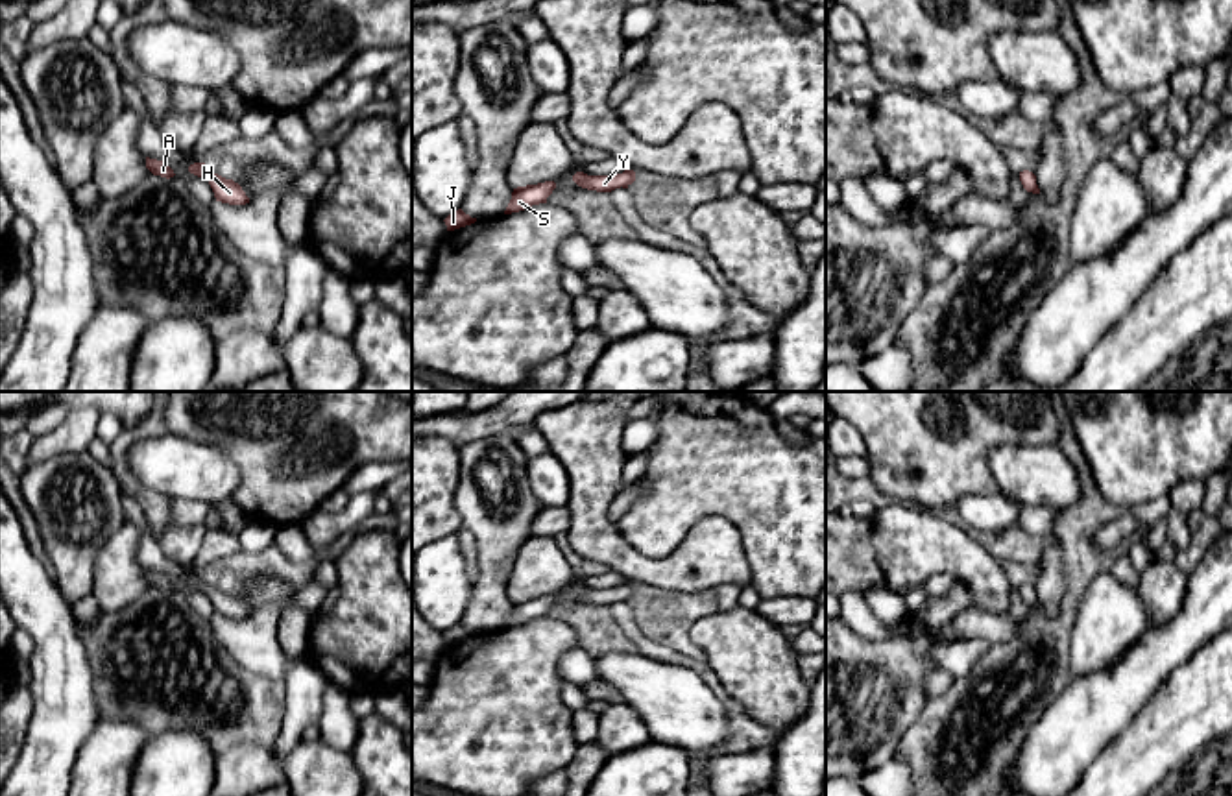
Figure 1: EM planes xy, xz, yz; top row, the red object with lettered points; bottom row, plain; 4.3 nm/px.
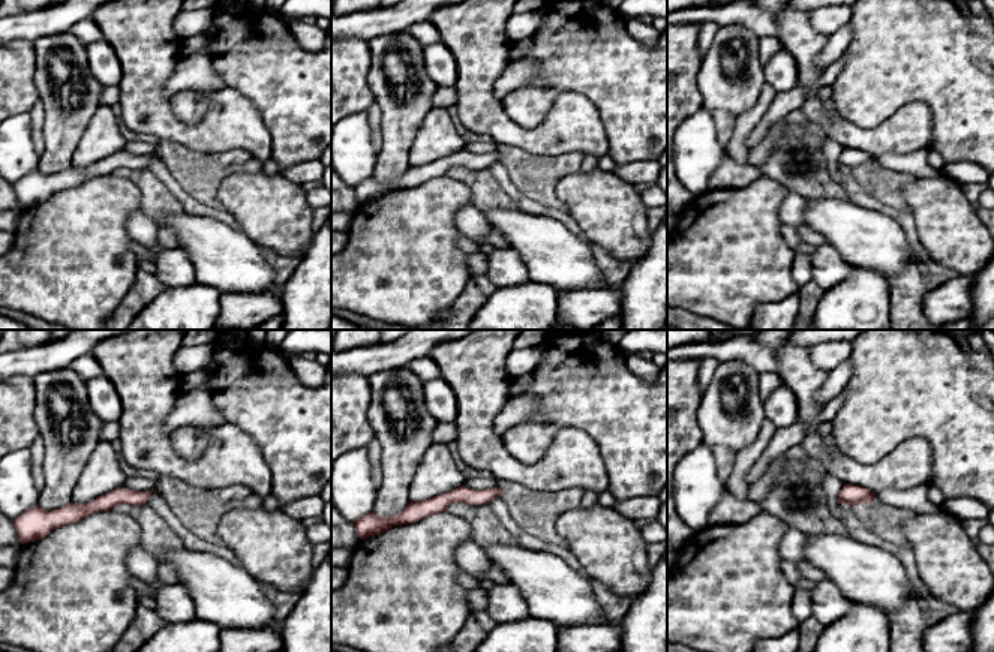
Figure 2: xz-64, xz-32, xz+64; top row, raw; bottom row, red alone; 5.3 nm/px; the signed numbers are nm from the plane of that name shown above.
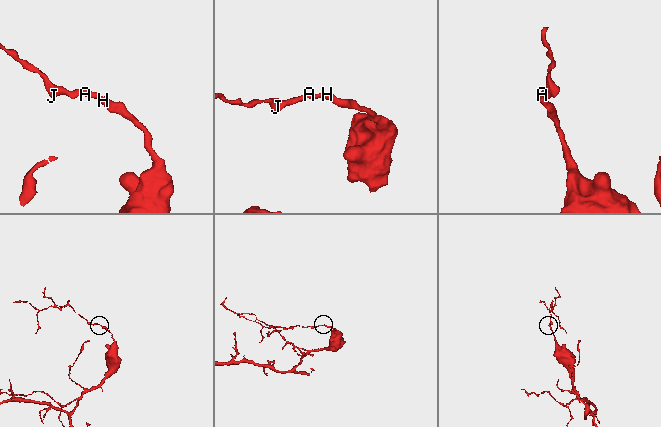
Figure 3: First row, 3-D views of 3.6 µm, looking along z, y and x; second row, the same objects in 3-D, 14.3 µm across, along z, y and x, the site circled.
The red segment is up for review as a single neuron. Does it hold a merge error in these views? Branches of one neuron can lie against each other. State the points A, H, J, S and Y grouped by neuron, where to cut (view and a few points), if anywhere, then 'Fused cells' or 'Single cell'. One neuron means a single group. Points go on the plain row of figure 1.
Groups: A H J S Y. No split. Single cell

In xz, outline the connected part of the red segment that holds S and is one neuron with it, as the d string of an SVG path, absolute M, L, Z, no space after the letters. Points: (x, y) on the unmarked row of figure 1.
M554 595L513 602L512 613L504 628L519 626L532 619L547 617L547 611L552 608L554 602L556 602Z

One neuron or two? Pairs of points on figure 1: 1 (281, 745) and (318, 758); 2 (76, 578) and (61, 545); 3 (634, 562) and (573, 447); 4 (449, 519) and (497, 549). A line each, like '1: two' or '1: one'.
1: two
2: one
3: one
4: two

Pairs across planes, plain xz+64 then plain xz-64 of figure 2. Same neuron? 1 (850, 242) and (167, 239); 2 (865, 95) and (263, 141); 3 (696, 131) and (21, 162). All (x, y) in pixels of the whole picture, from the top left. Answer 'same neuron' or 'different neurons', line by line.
1: different neurons
2: different neurons
3: same neuron

